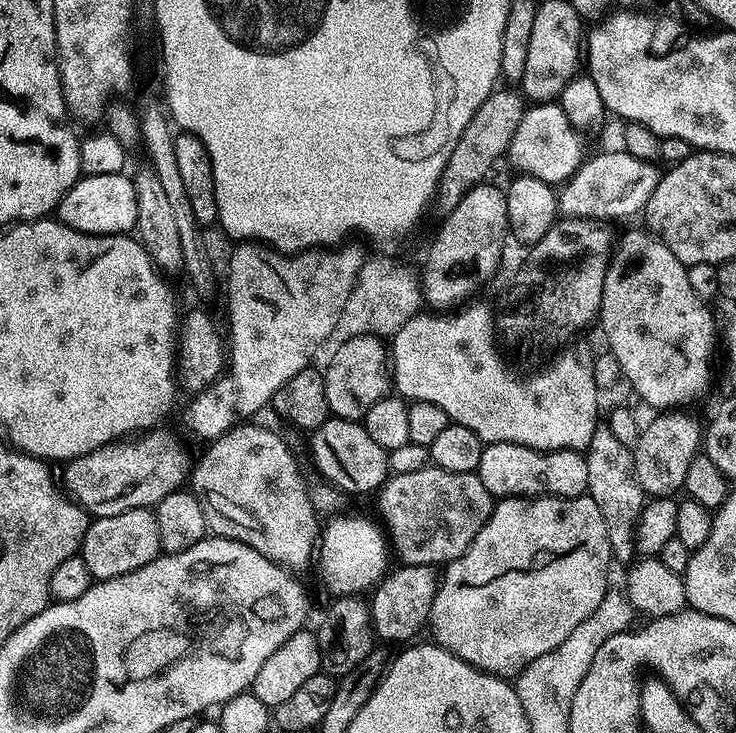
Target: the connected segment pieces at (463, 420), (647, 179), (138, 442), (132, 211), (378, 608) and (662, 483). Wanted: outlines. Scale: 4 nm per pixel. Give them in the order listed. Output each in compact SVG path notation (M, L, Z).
M476 303L461 307L455 314L419 314L396 331L390 340L390 375L395 391L409 402L421 400L442 406L451 423L474 430L485 444L510 442L539 452L587 450L600 412L591 354L561 351L545 372L528 381L519 380L508 373L496 353L493 309Z
M617 150L617 152L600 152L597 156L589 155L580 169L559 189L558 212L561 217L582 216L589 220L610 222L620 220L623 216L643 213L654 186L658 186L662 172L651 160L634 158L634 154Z
M157 426L149 431L121 438L112 444L102 446L98 450L90 450L90 454L82 454L78 458L67 461L64 480L68 483L67 491L79 502L84 510L93 517L122 514L122 510L135 508L155 509L156 505L166 498L166 494L174 494L185 487L194 467L194 460L188 457L184 444L164 426Z
M123 171L81 175L76 185L60 199L60 223L91 236L123 236L131 233L138 218L138 198L133 177L124 175Z
M430 564L396 566L396 569L391 572L392 569L375 585L374 591L371 593L372 629L375 630L381 641L408 639L411 641L413 639L411 636L423 624L425 627L429 623L432 603L438 587L438 572Z
M668 410L656 414L649 424L645 423L640 430L640 437L632 449L634 458L634 474L638 478L638 486L652 498L672 498L684 486L686 469L702 448L702 428L696 425L692 416L683 416L680 410Z

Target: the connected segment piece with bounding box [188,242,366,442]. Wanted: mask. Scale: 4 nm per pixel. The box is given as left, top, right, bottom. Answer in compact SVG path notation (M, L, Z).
M240 242L233 247L236 249L228 260L228 272L226 268L228 320L232 323L230 367L216 383L195 393L191 397L192 405L188 408L188 424L204 442L218 439L224 432L229 432L241 418L255 417L252 416L255 412L262 411L267 404L269 407L278 389L290 382L294 374L311 365L314 350L318 349L329 337L330 330L337 325L342 308L366 259L366 252L358 245L347 244L335 250L305 250L295 254L277 251L263 242Z

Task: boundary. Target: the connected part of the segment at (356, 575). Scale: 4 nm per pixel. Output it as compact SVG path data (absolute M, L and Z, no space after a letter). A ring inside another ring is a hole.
M360 516L346 517L331 519L327 523L328 529L325 532L323 529L320 559L324 566L324 578L333 588L333 593L364 594L385 575L386 536L379 523L371 524Z

